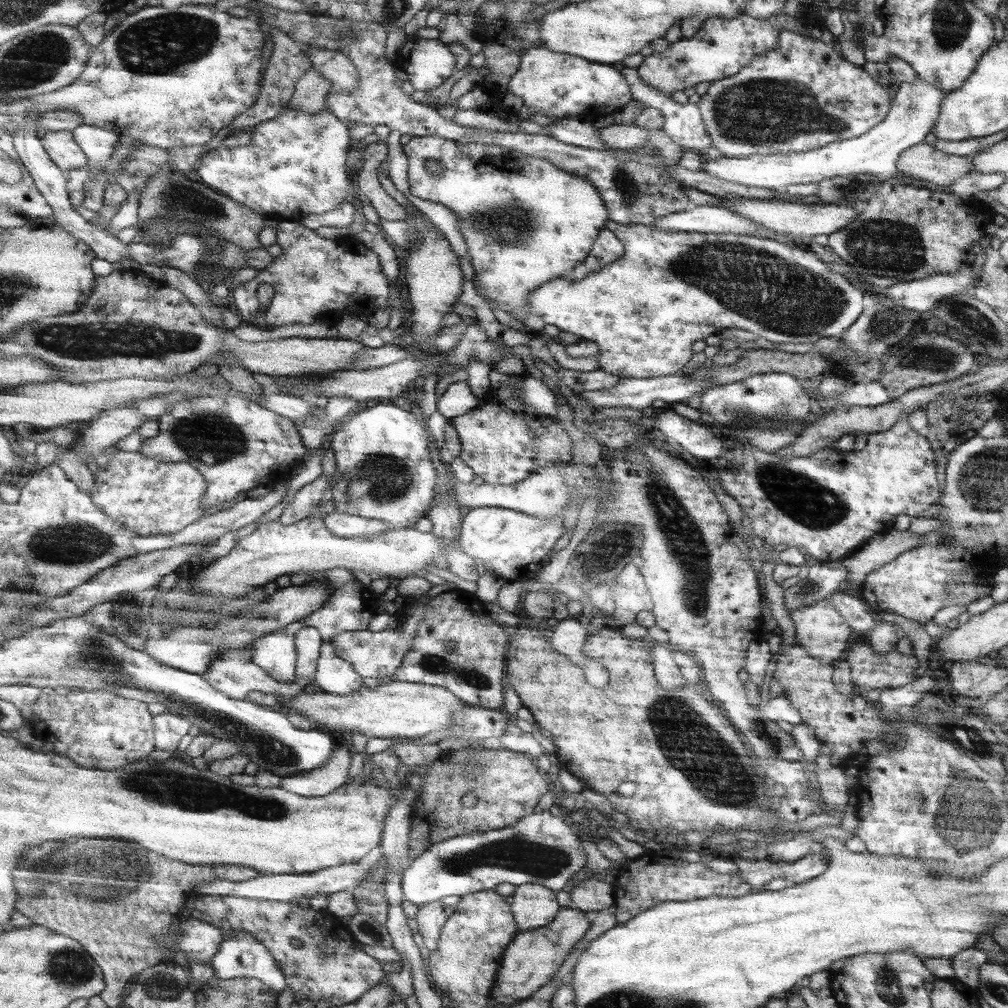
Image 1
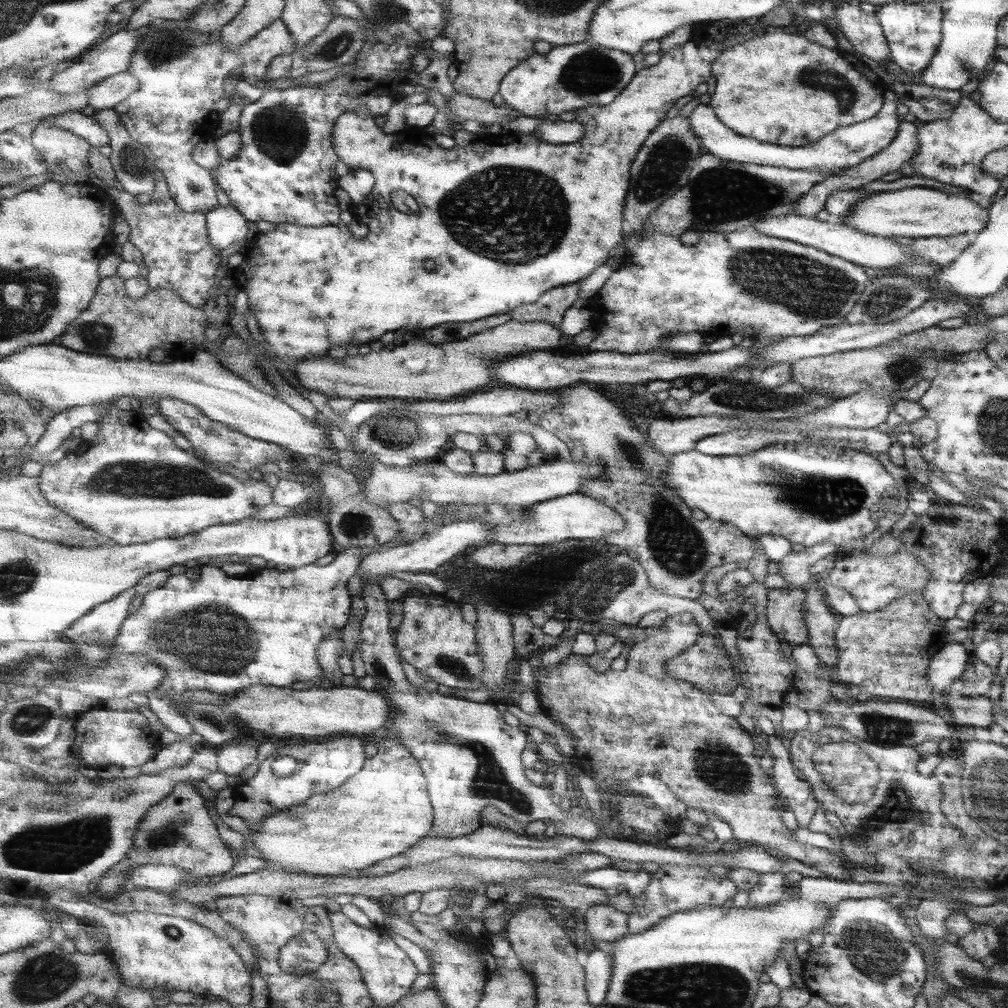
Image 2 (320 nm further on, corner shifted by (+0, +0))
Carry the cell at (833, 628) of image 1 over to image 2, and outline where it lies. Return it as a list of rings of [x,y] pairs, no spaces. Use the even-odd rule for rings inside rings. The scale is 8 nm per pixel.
[[[801,588],[771,589],[768,594],[767,618],[773,634],[785,640],[790,648],[807,642],[807,629],[803,623],[803,593]]]

